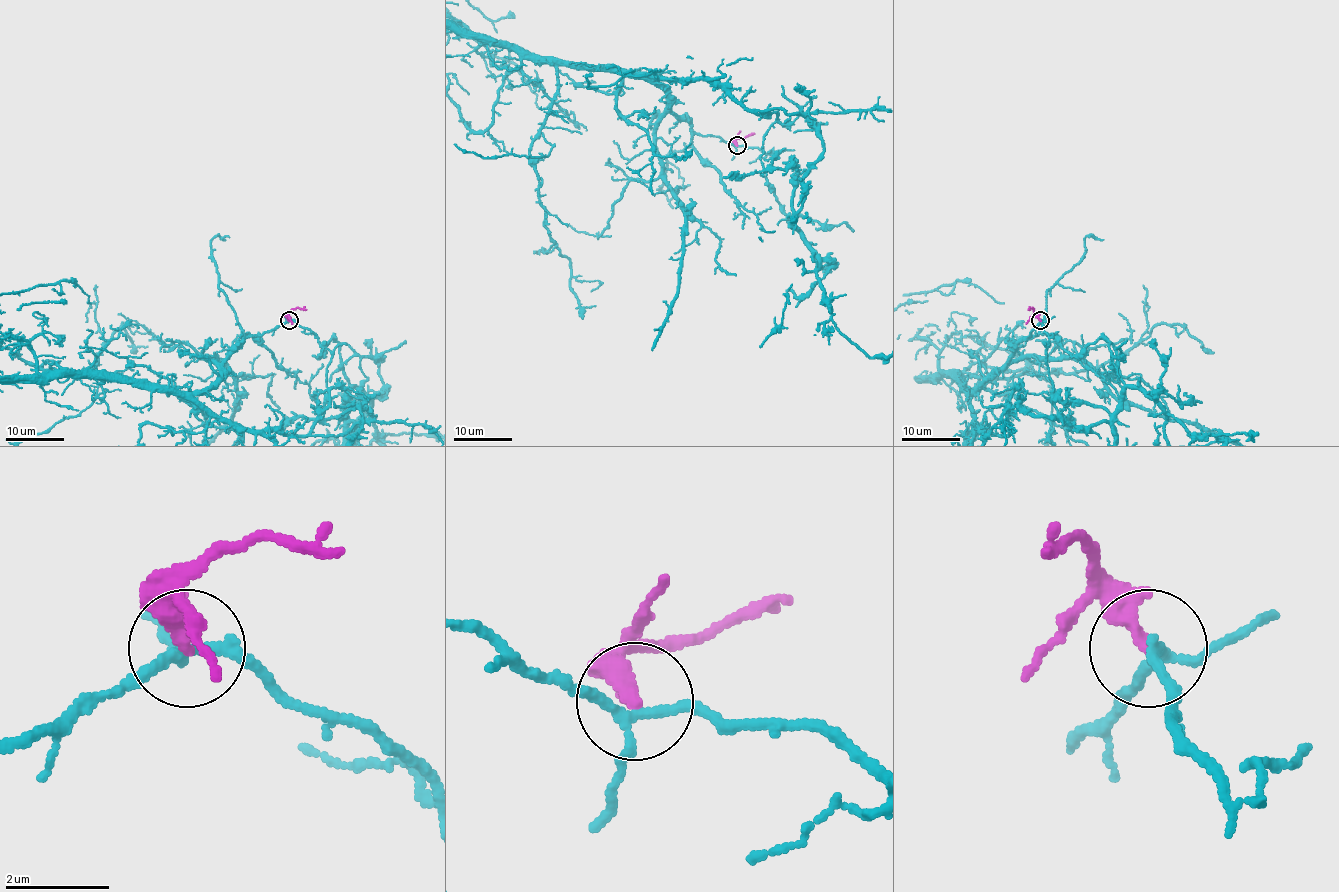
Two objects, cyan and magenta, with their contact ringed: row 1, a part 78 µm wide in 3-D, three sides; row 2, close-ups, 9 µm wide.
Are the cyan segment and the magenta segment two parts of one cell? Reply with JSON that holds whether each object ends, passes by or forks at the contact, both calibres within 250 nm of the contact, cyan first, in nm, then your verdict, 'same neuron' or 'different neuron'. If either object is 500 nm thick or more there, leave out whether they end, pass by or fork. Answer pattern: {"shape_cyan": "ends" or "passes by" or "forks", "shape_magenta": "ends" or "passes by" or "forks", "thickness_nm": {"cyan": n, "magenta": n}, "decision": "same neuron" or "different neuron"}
{"shape_cyan": "forks", "shape_magenta": "ends", "thickness_nm": {"cyan": 180, "magenta": 320}, "decision": "different neuron"}

